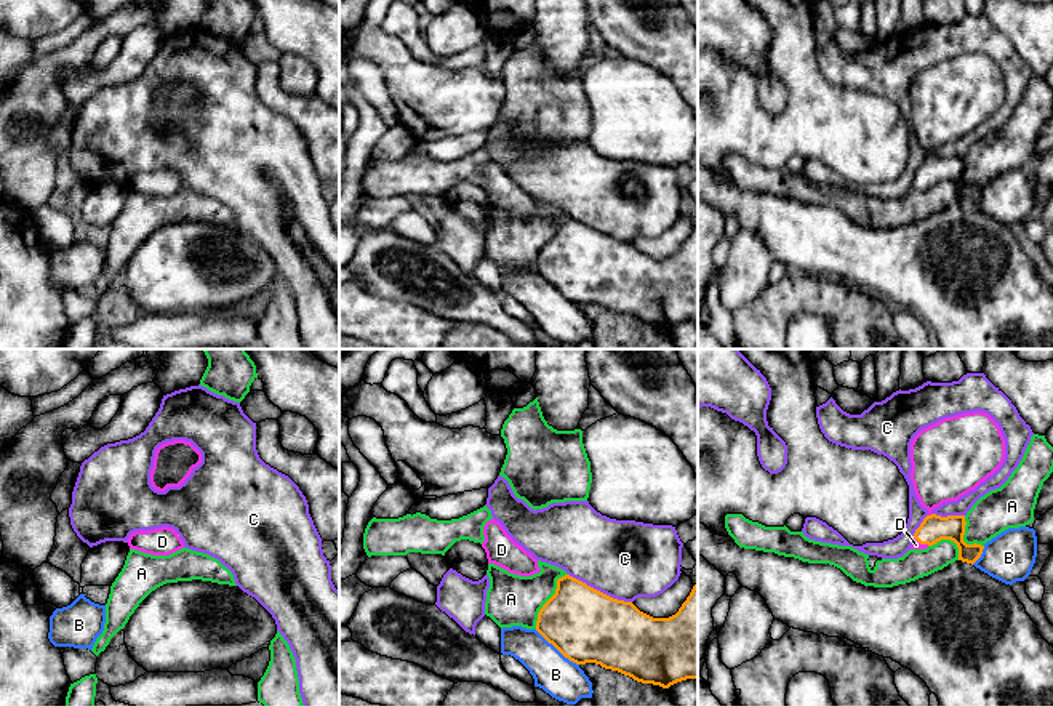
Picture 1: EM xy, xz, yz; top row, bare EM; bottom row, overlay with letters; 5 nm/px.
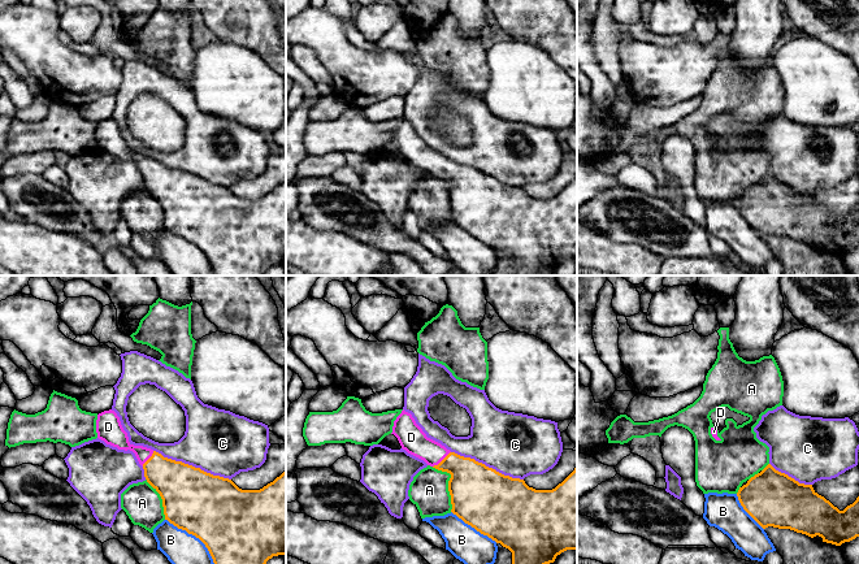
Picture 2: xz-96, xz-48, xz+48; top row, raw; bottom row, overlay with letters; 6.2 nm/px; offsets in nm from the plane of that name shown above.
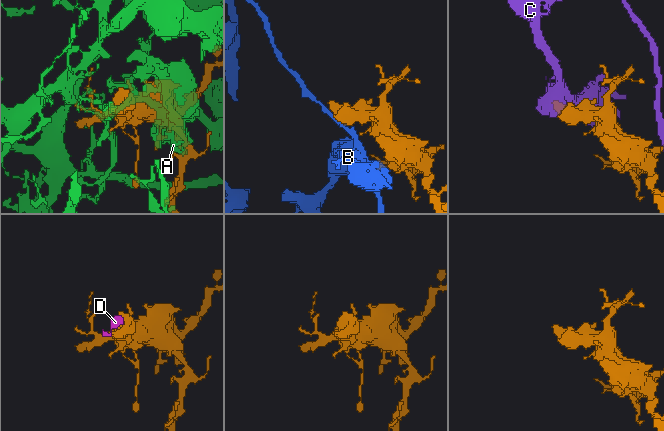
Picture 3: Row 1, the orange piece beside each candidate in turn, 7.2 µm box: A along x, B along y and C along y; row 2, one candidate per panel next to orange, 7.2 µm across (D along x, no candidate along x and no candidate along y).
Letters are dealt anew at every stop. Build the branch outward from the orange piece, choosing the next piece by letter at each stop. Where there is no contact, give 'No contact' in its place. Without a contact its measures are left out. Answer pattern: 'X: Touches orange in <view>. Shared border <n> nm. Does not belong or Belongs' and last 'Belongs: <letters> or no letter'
A: Touches orange in xz. Shared border 320 nm. Does not belong
B: Touches orange in xz. Shared border 280 nm. Does not belong
C: Touches orange in xz. Shared border 360 nm. Does not belong
D: Touches orange in yz. Shared border 30 nm. Belongs
Belongs: D

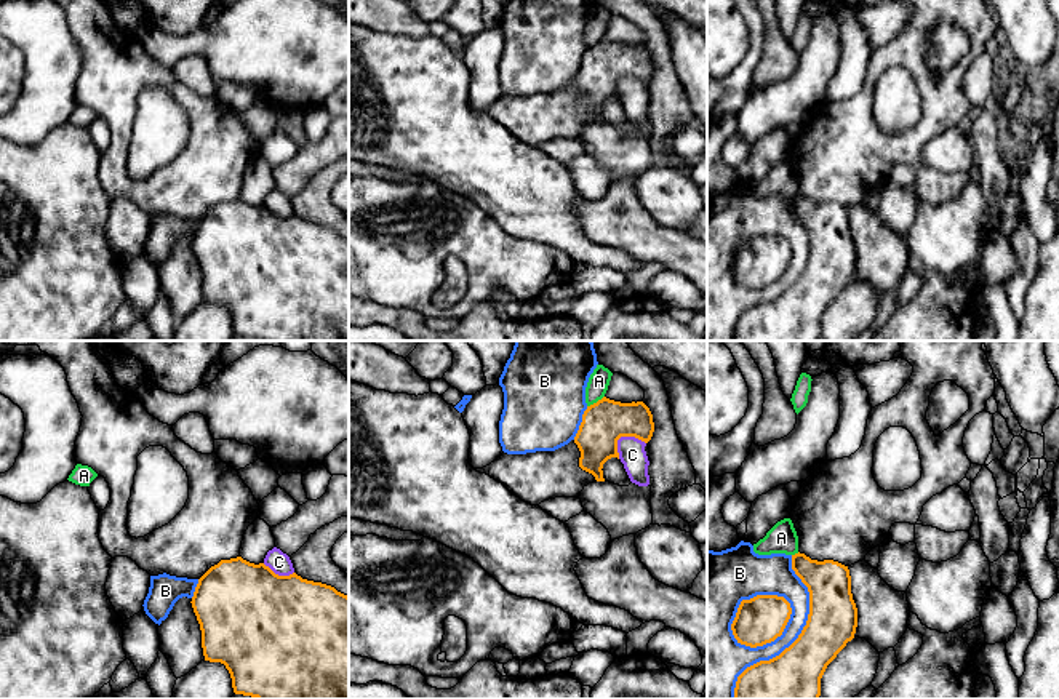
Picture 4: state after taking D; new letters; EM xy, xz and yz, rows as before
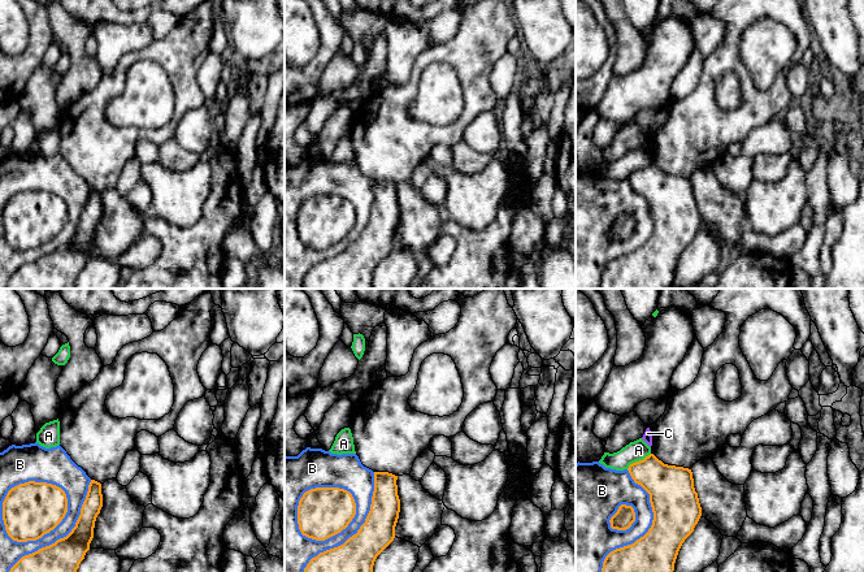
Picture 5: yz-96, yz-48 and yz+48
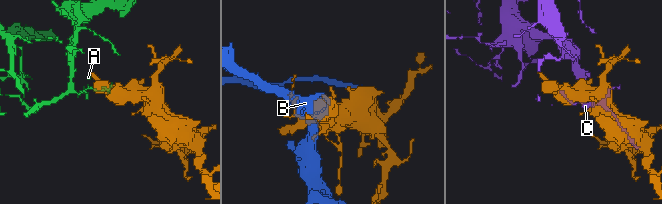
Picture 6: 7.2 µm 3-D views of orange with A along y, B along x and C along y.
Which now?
A: Touches orange in xz. Shared border 110 nm. Does not belong
B: Touches orange in yz. Shared border 800 nm. Does not belong
C: Touches orange in xz. Shared border 170 nm. Does not belong
Belongs: no letter

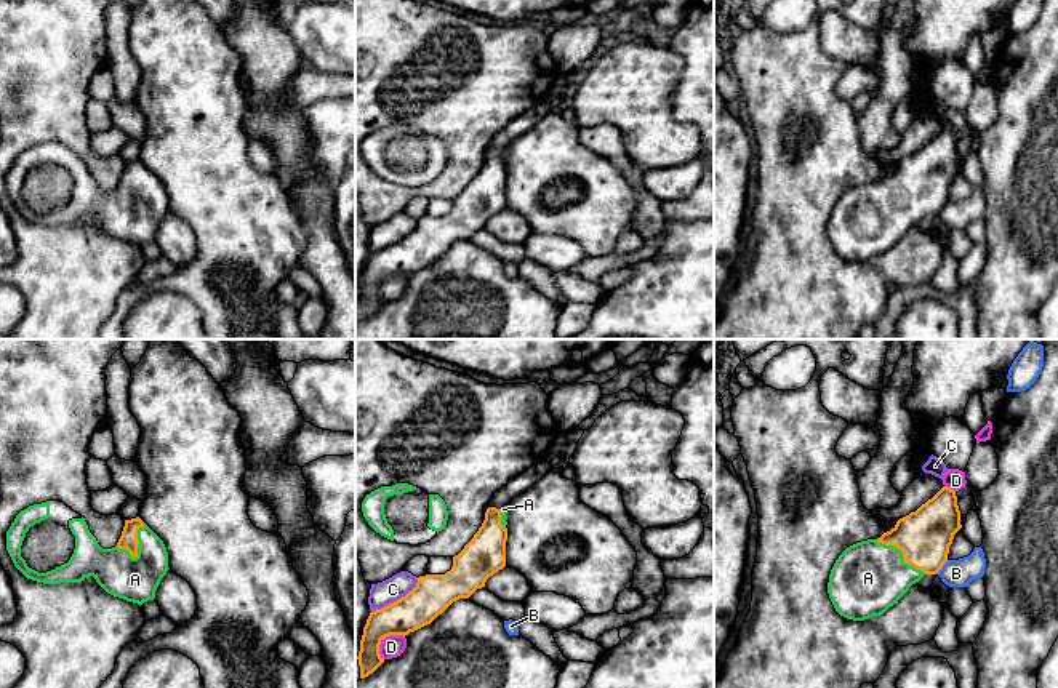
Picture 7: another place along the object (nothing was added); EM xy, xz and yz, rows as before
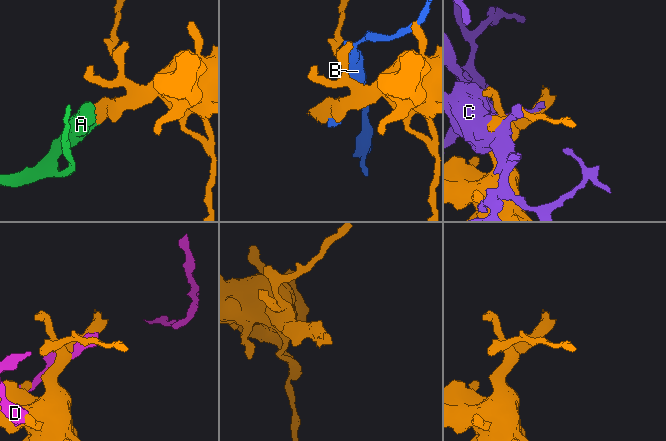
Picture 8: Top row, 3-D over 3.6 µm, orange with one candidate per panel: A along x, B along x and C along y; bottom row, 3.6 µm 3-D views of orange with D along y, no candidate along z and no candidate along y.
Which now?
A: Touches orange in yz. Shared border 300 nm. Belongs
B: Touches orange in yz. Shared border 100 nm. Does not belong
C: Touches orange in xz. Shared border 300 nm. Does not belong
D: Touches orange in xz. Shared border 170 nm. Does not belong
Belongs: A

